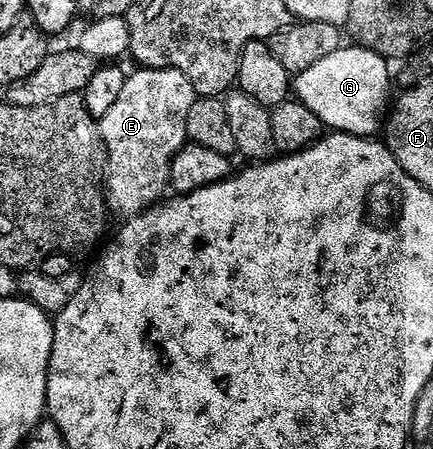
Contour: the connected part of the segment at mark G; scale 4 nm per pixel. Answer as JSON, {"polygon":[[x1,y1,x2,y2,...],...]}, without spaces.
{"polygon":[[348,45,295,76,292,89,297,102,311,109,325,128,337,134,373,138,381,128,379,111,390,93,388,67,389,62,375,51]]}

